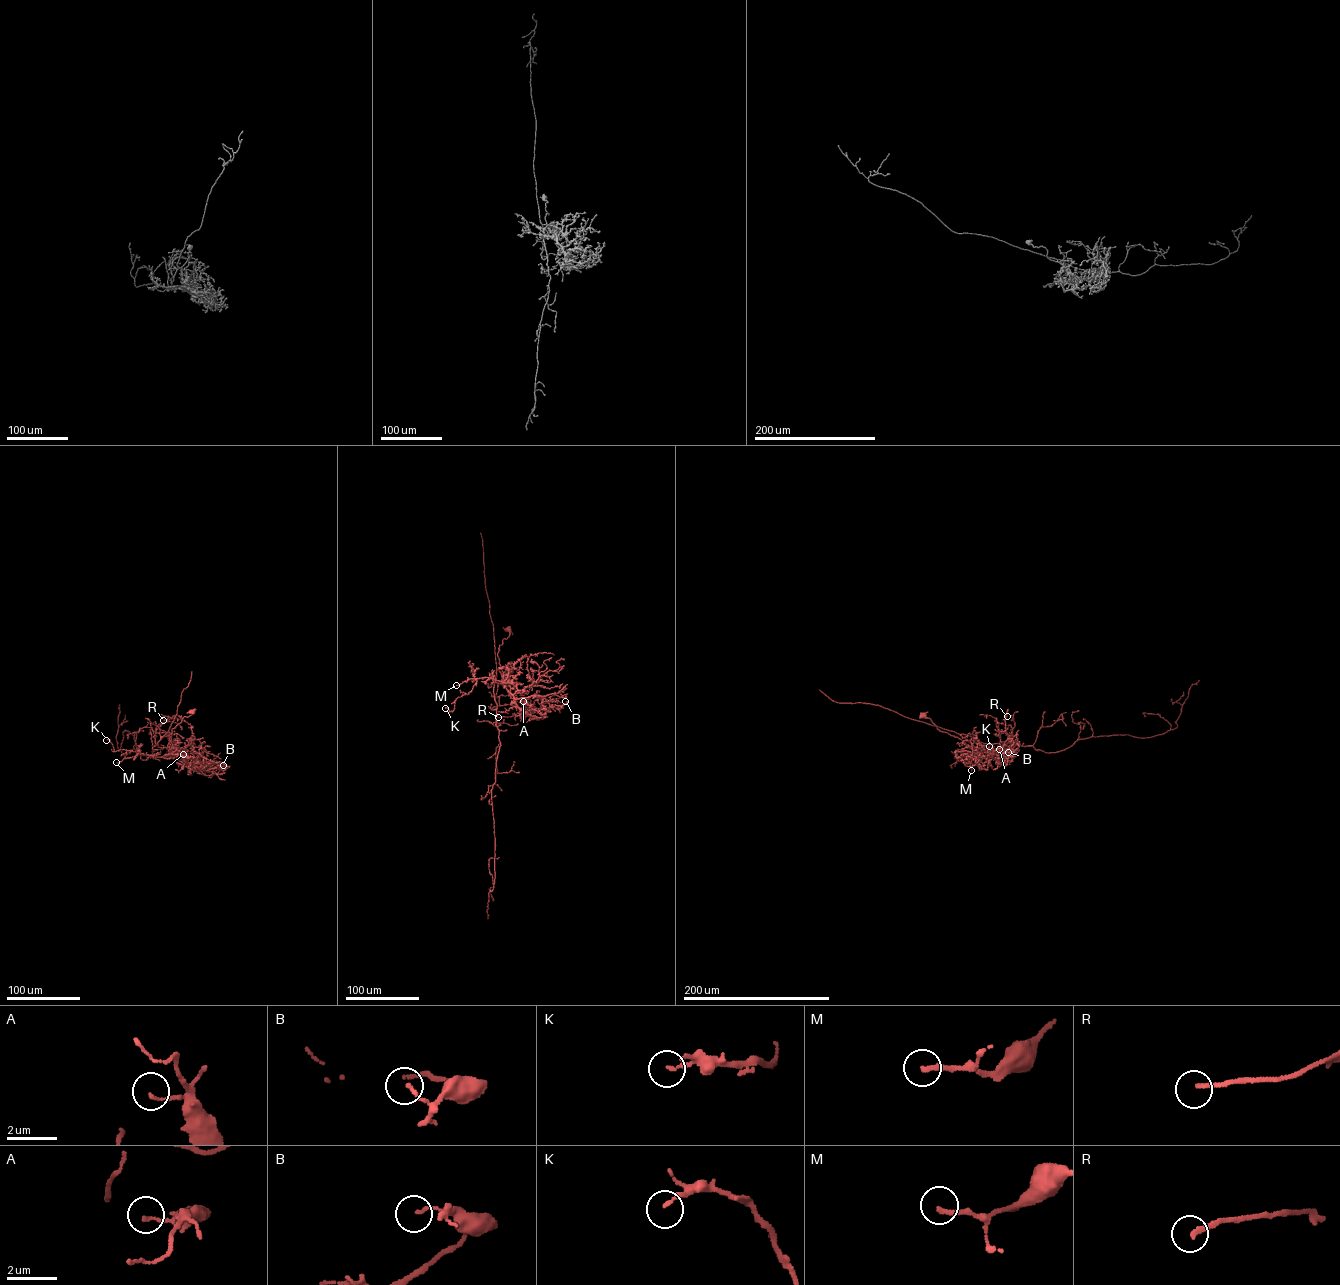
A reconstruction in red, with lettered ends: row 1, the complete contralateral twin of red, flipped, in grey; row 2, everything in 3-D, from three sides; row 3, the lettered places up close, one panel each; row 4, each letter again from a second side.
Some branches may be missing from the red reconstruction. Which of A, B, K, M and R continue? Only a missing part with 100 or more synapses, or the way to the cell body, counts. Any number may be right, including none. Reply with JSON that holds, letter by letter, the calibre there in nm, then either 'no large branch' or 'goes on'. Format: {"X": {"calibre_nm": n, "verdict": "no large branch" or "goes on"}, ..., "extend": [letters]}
{"A": {"calibre_nm": 120, "verdict": "no large branch"}, "B": {"calibre_nm": 110, "verdict": "no large branch"}, "K": {"calibre_nm": 130, "verdict": "no large branch"}, "M": {"calibre_nm": 200, "verdict": "no large branch"}, "R": {"calibre_nm": 150, "verdict": "no large branch"}, "extend": []}

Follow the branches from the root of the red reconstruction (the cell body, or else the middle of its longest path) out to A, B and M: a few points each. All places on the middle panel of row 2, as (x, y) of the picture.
A: (508, 628), (509, 635), (503, 639), (497, 656), (506, 689), (521, 711), (523, 701)
B: (508, 628), (509, 635), (503, 639), (497, 656), (509, 693), (515, 699), (540, 696), (553, 706), (565, 701)
M: (508, 628), (497, 656), (506, 689), (515, 692), (512, 684), (490, 678), (456, 685)

